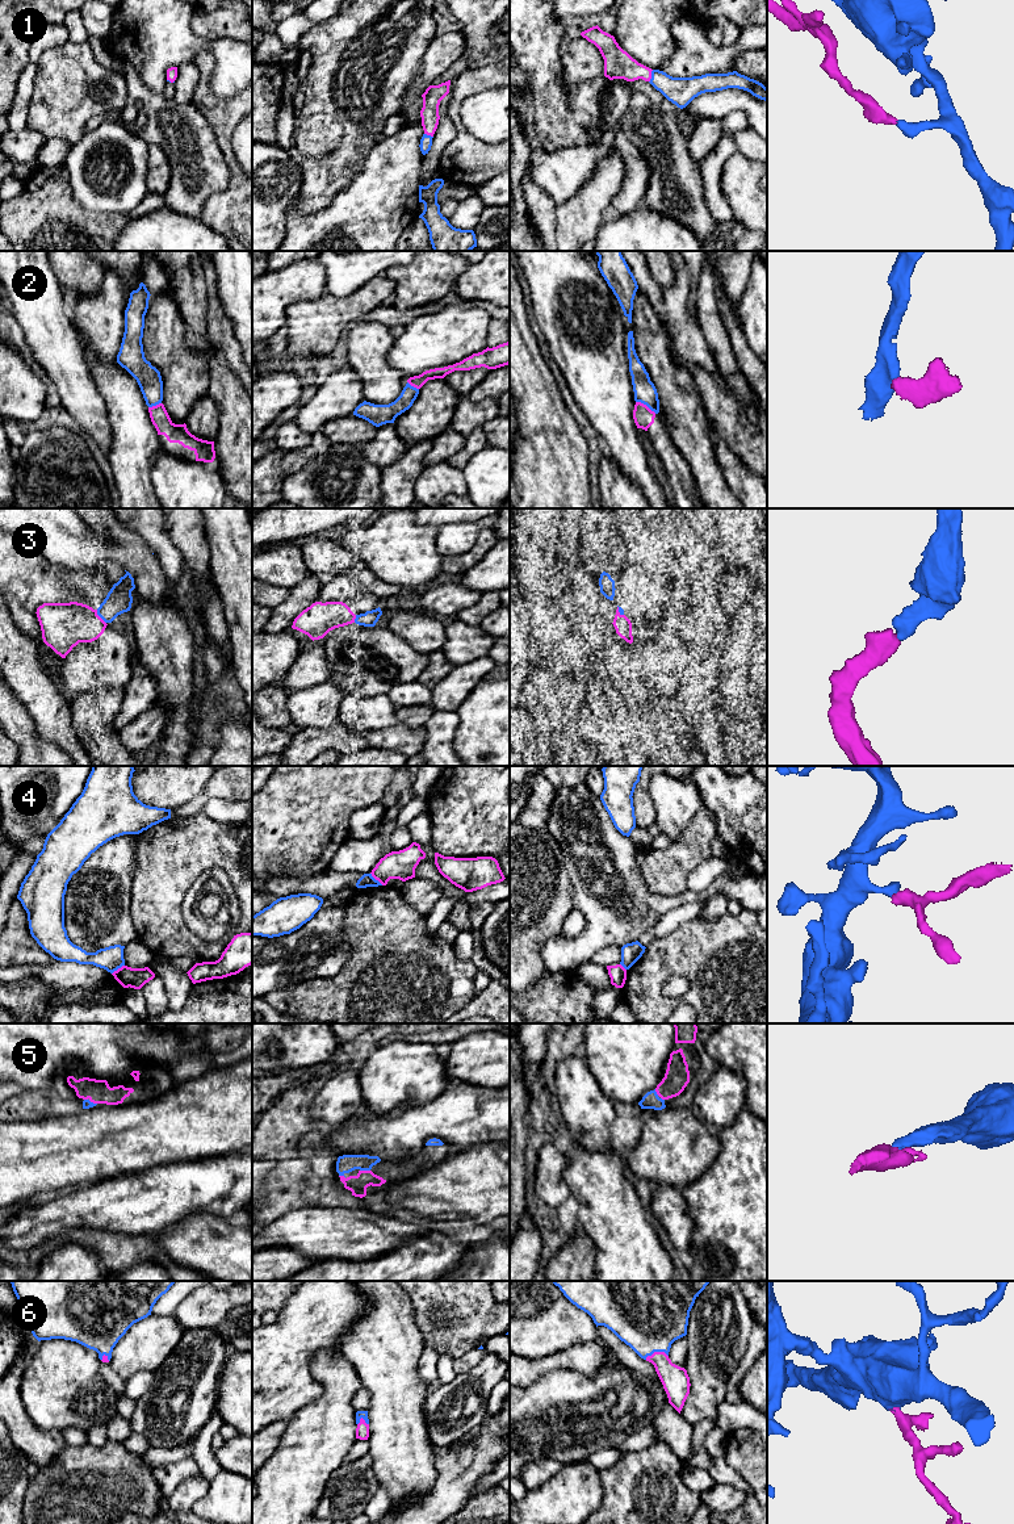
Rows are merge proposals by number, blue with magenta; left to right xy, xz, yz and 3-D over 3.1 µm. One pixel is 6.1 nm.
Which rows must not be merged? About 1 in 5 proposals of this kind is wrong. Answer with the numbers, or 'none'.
2, 4

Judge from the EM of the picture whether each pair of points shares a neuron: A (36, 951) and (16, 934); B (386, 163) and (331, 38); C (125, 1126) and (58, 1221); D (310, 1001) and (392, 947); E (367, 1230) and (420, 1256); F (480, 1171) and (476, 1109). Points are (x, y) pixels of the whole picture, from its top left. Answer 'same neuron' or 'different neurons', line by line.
A: same neuron
B: different neurons
C: same neuron
D: same neuron
E: different neurons
F: different neurons

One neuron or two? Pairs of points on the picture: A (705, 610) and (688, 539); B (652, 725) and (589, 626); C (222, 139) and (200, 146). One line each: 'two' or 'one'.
A: one
B: one
C: two

